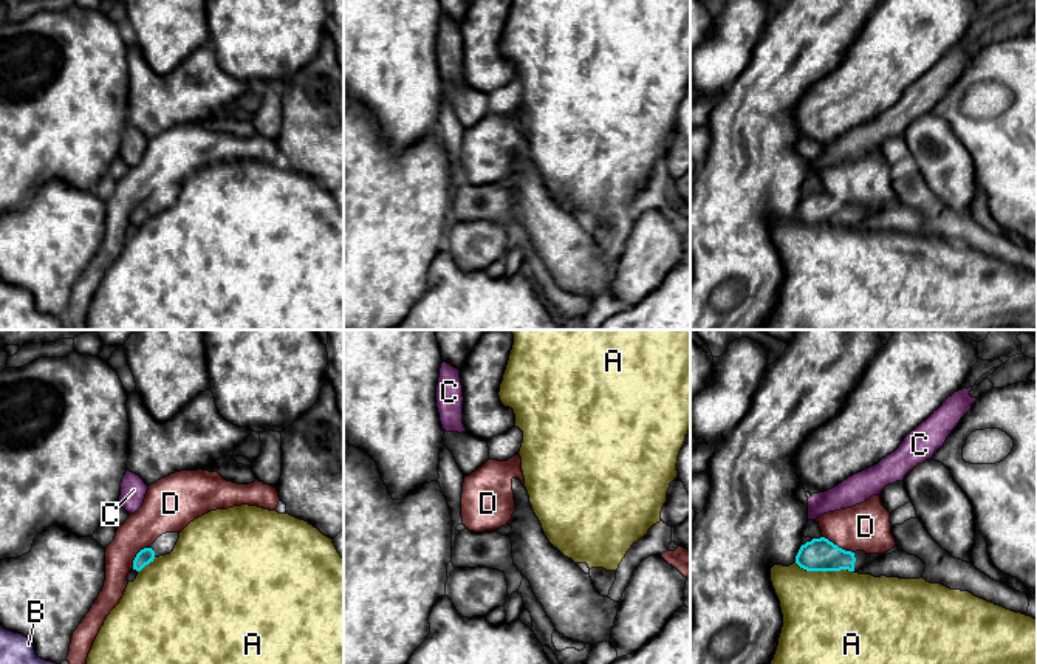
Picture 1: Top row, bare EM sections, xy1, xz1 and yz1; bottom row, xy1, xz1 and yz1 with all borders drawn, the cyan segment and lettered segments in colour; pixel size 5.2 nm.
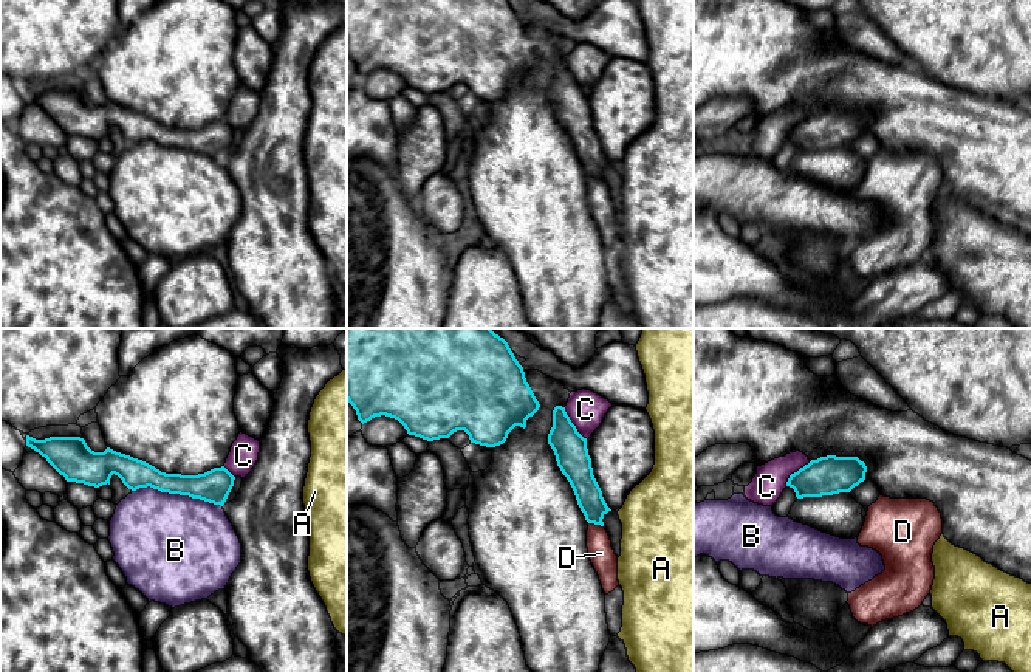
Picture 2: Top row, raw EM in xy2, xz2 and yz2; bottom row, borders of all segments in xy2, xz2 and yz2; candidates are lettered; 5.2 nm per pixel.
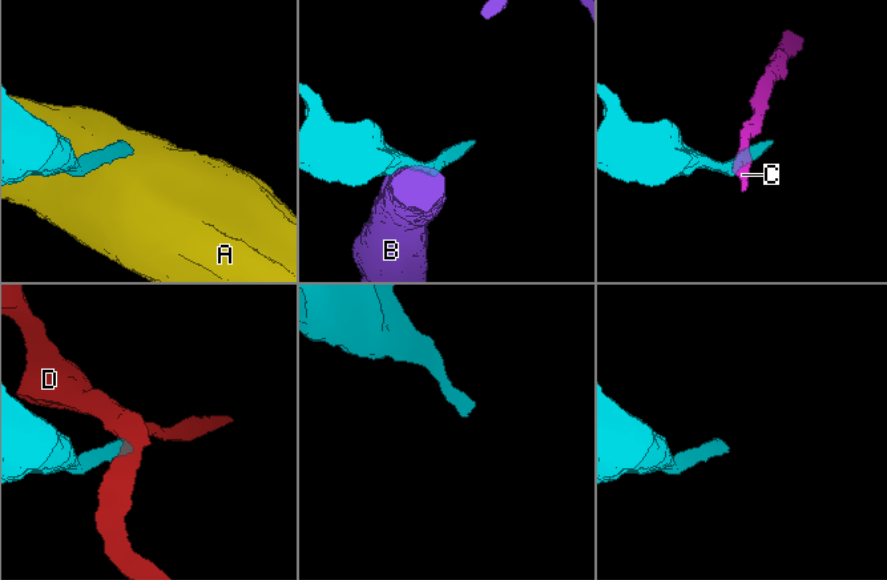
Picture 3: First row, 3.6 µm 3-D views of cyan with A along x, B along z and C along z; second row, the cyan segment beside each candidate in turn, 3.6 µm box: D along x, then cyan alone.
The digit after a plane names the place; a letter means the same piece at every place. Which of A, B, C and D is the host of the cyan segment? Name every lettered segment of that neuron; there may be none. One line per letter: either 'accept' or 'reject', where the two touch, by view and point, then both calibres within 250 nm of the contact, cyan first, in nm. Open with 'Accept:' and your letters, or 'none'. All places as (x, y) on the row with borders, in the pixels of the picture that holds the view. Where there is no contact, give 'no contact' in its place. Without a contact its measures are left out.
Accept: none
A: reject; meets cyan in yz1 at (824, 570); 170 nm thick on the cyan side, 480 nm on the other
B: reject; meets cyan in xy2 at (177, 493); 170 nm thick on the cyan side, 480 nm on the other
C: reject; meets cyan in xz2 at (573, 425); 180 nm thick on the cyan side, 190 nm on the other
D: reject; meets cyan in yz1 at (836, 545); 170 nm thick on the cyan side, 240 nm on the other

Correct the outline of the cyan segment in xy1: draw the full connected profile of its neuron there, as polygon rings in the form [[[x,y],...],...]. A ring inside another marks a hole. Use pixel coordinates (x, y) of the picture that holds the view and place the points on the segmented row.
[[[166,532],[159,536],[150,546],[136,554],[133,560],[133,570],[141,571],[145,565],[153,562],[155,557],[170,554],[178,539],[180,532]]]

